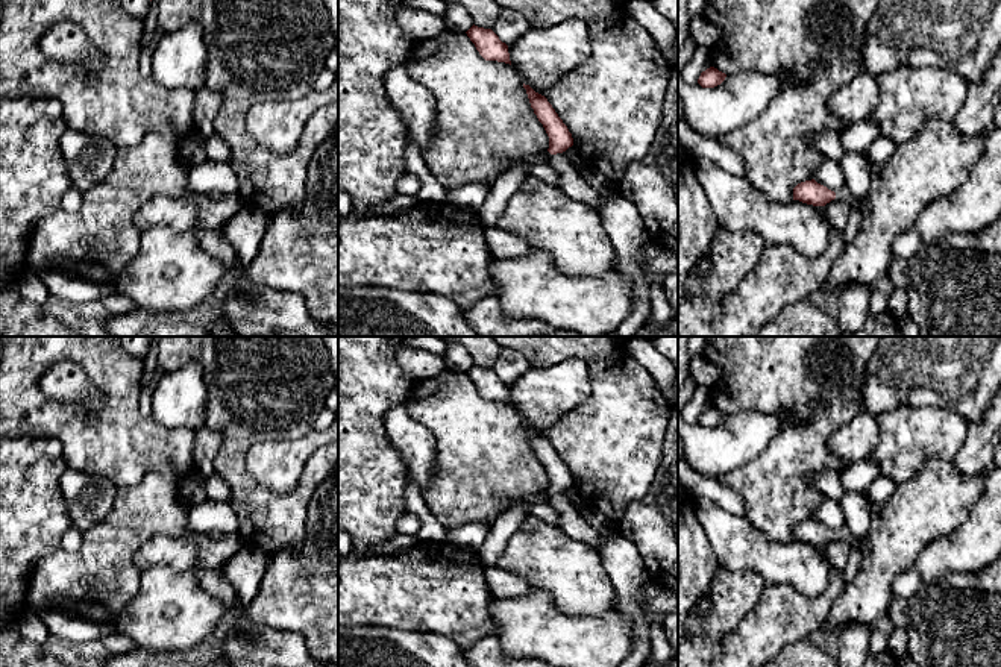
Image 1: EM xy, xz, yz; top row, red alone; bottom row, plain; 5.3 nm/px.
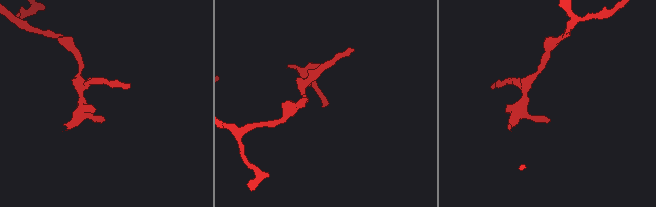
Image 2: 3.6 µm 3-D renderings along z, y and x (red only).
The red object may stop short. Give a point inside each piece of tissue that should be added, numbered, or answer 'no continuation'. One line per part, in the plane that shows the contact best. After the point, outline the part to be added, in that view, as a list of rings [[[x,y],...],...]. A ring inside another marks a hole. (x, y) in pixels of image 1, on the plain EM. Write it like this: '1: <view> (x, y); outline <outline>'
1: xz (571, 520); outline [[[563,493],[551,494],[551,505],[560,514],[558,526],[564,534],[598,552],[601,550],[602,535],[582,518],[579,511]]]

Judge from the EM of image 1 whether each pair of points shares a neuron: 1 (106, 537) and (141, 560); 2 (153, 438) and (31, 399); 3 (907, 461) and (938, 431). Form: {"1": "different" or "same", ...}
{"1": "different", "2": "same", "3": "same"}

